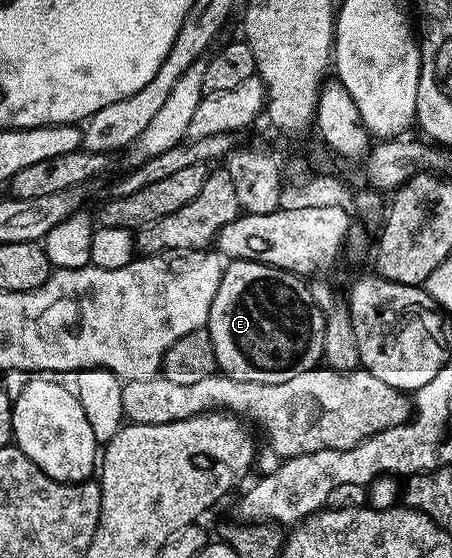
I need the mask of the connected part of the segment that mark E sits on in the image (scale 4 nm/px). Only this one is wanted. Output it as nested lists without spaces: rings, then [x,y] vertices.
[[[233,260],[225,267],[218,294],[210,306],[207,329],[214,342],[217,369],[223,375],[242,382],[277,384],[286,382],[302,370],[310,370],[321,363],[324,355],[324,321],[326,315],[314,304],[308,284],[295,272],[287,272],[262,262]]]

